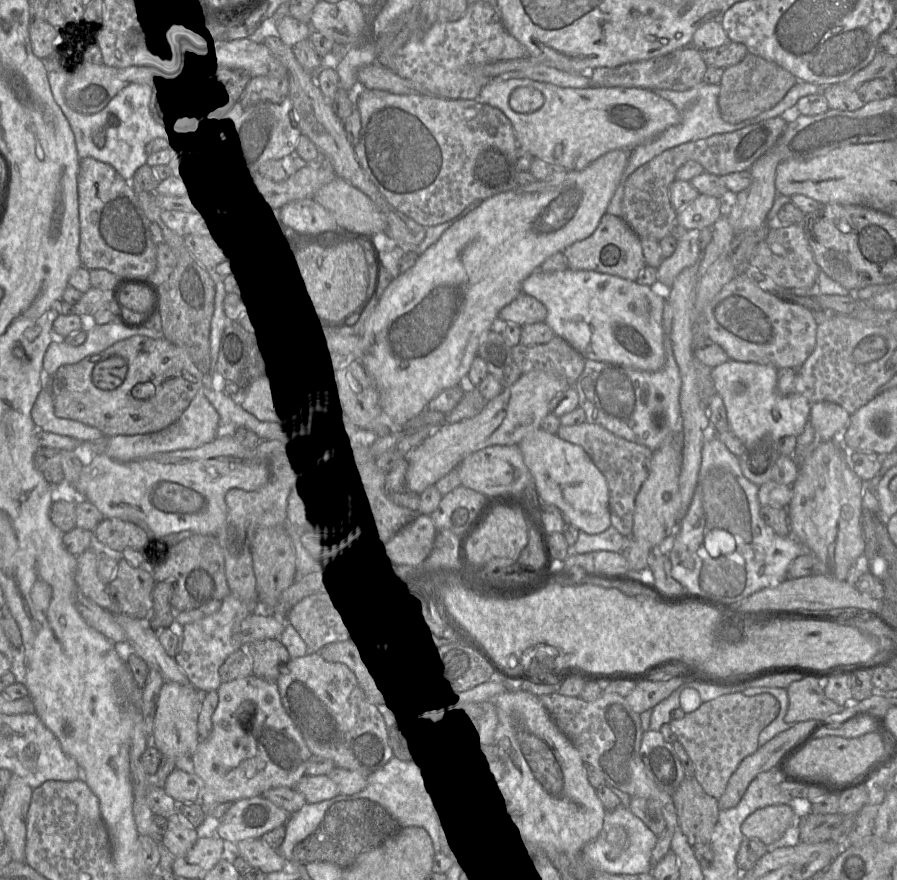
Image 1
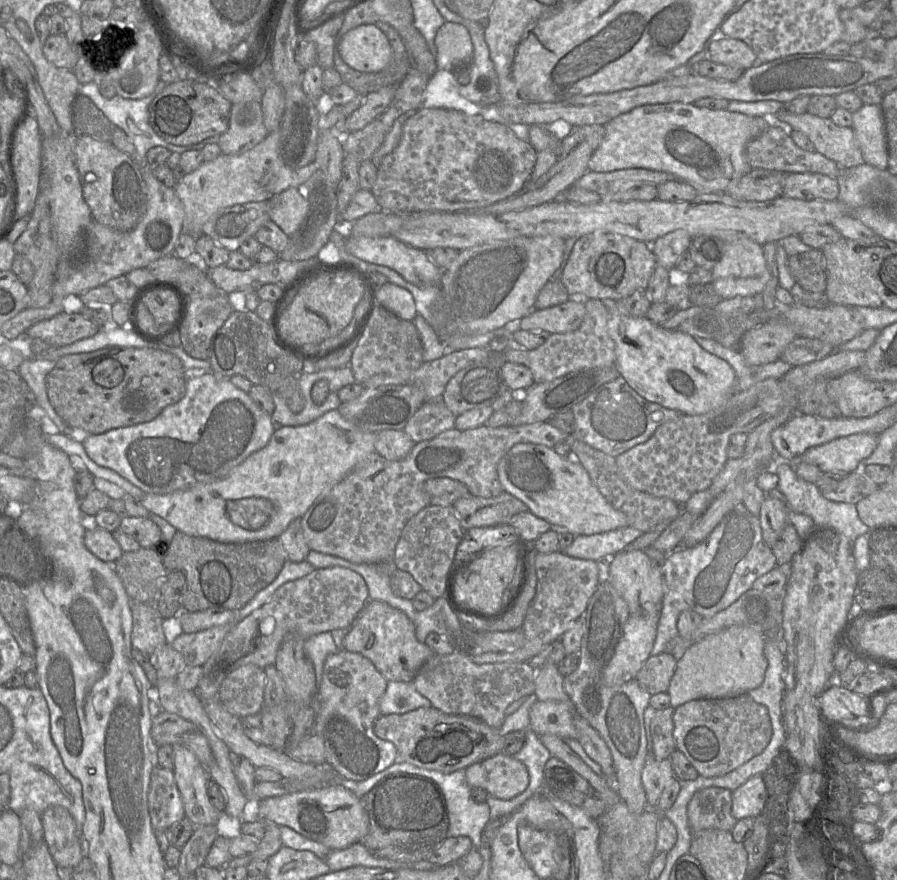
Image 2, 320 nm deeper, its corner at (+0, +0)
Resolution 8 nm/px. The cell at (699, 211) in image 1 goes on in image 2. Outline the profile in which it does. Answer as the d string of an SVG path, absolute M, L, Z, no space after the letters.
M685 230L670 232L650 244L651 250L657 259L657 265L667 270L676 267L681 255L688 251L692 237Z

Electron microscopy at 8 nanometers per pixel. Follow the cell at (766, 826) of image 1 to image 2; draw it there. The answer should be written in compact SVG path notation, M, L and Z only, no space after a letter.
M755 775L732 792L732 815L737 819L763 813L767 790L762 775Z

